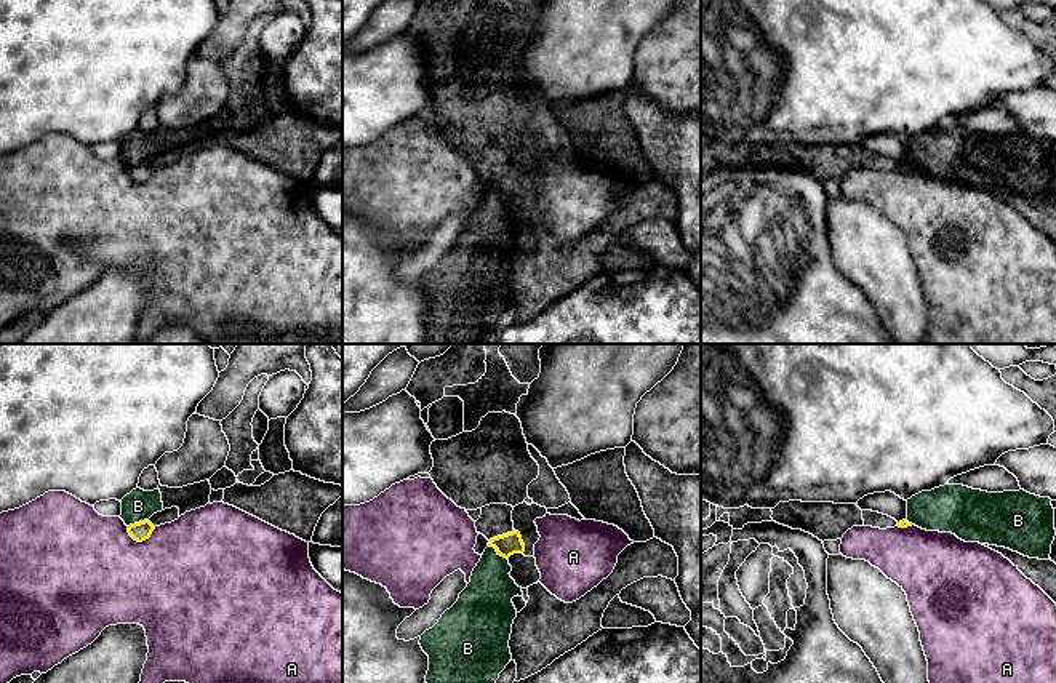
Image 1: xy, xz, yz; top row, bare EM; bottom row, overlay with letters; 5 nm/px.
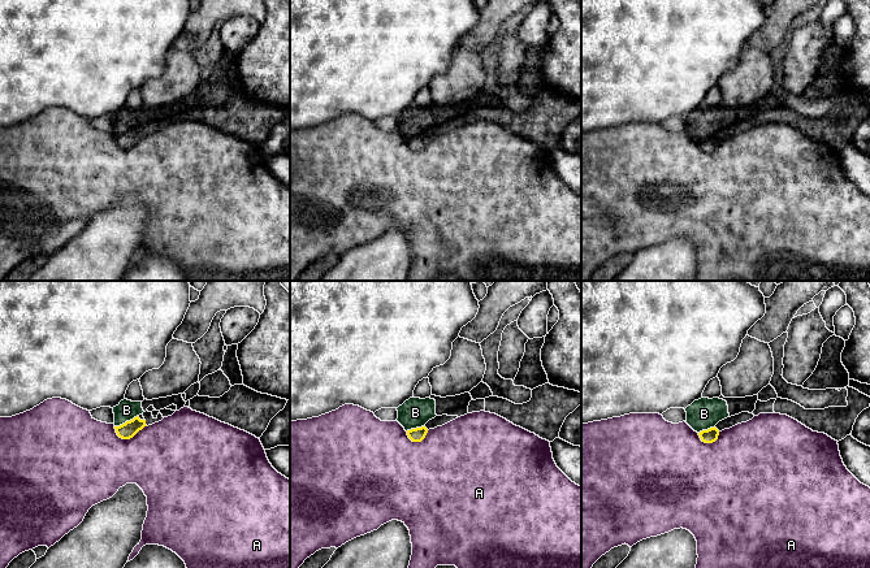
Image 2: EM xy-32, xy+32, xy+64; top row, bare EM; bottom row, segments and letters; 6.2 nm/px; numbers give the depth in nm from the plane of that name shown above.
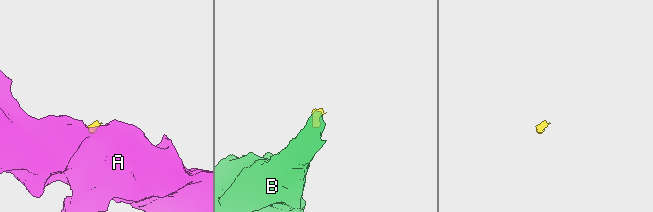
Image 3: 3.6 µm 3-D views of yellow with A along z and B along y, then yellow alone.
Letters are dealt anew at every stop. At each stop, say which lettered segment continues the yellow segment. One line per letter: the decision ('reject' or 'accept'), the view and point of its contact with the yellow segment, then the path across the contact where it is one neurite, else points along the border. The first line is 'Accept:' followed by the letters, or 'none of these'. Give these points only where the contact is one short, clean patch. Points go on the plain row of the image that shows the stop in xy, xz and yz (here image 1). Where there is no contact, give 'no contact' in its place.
Accept: none of these
A: reject | xy (143, 181) | along xy (156, 168), (141, 183), (136, 183), (127, 173)
B: reject | xz (498, 194) | along xz (488, 187), (506, 200)

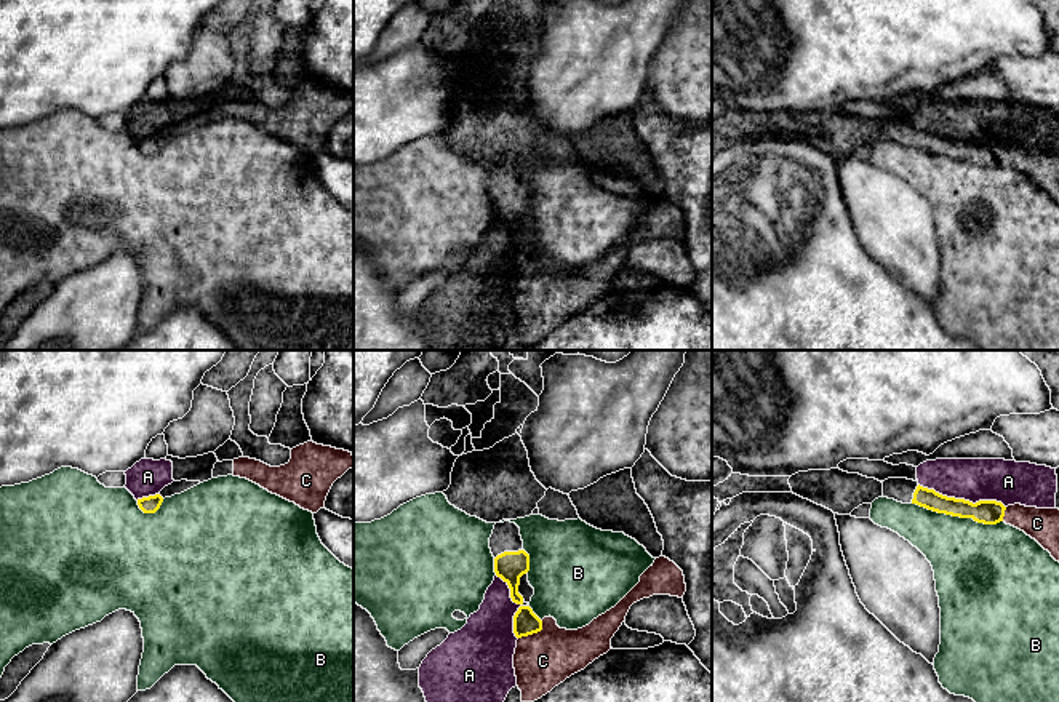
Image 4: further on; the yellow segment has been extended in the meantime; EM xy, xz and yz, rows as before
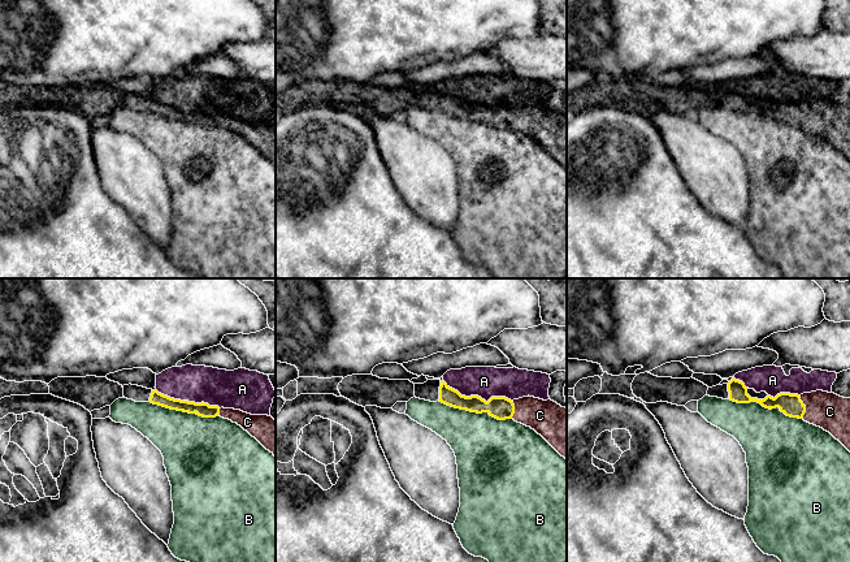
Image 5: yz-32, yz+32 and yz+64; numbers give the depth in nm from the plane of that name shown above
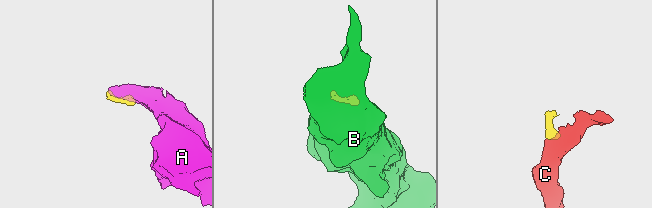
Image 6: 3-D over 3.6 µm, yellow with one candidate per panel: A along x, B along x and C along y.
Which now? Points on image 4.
Accept: C
A: reject | yz (962, 141) | along yz (919, 125), (947, 138), (973, 144), (999, 143), (1005, 149)
B: reject | yz (957, 157) | along yz (912, 144), (938, 154), (971, 159), (984, 165), (1002, 163)
C: accept | xz (533, 274) | across xz (525, 264), (533, 274), (543, 288), (543, 303)

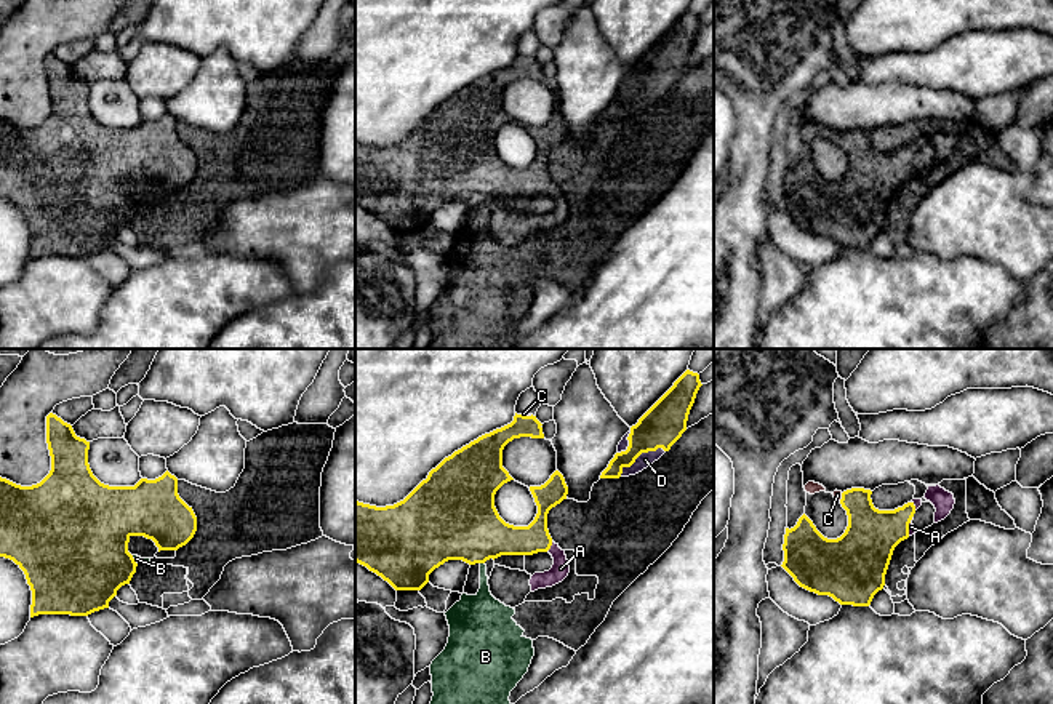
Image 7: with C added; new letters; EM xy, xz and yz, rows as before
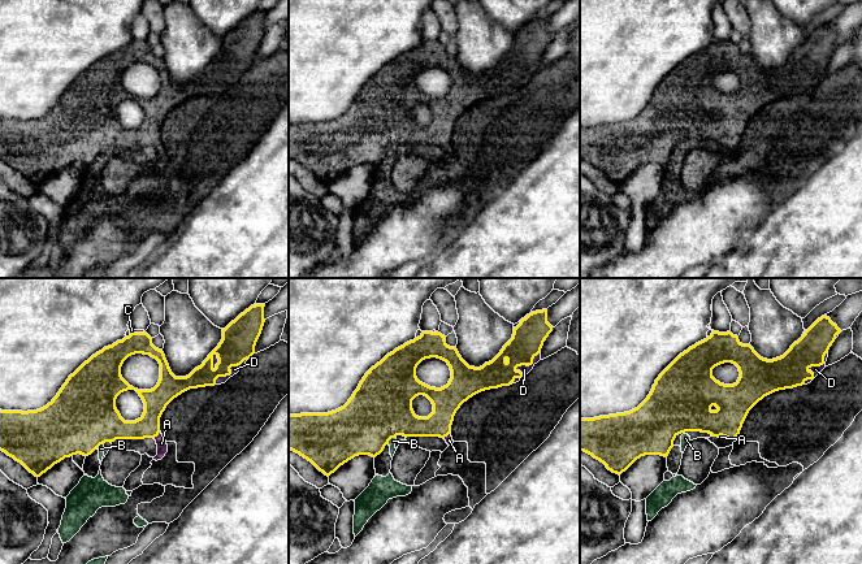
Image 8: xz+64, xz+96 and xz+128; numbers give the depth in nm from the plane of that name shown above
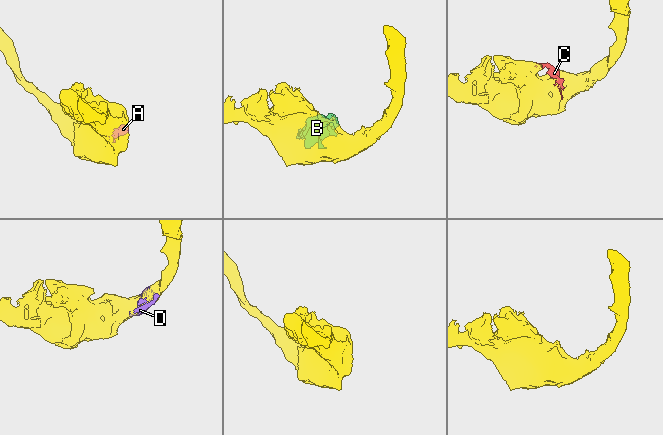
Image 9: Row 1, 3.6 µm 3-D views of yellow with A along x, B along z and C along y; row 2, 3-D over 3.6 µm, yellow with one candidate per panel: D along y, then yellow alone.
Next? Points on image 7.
Accept: A, C, D
A: accept | xz (551, 186) | across xz (501, 181), (540, 181), (551, 186), (559, 197), (560, 210)
B: reject | xz (482, 204) | along xz (480, 204), (484, 205)
C: accept | xz (527, 58)
D: accept | xz (640, 95)

